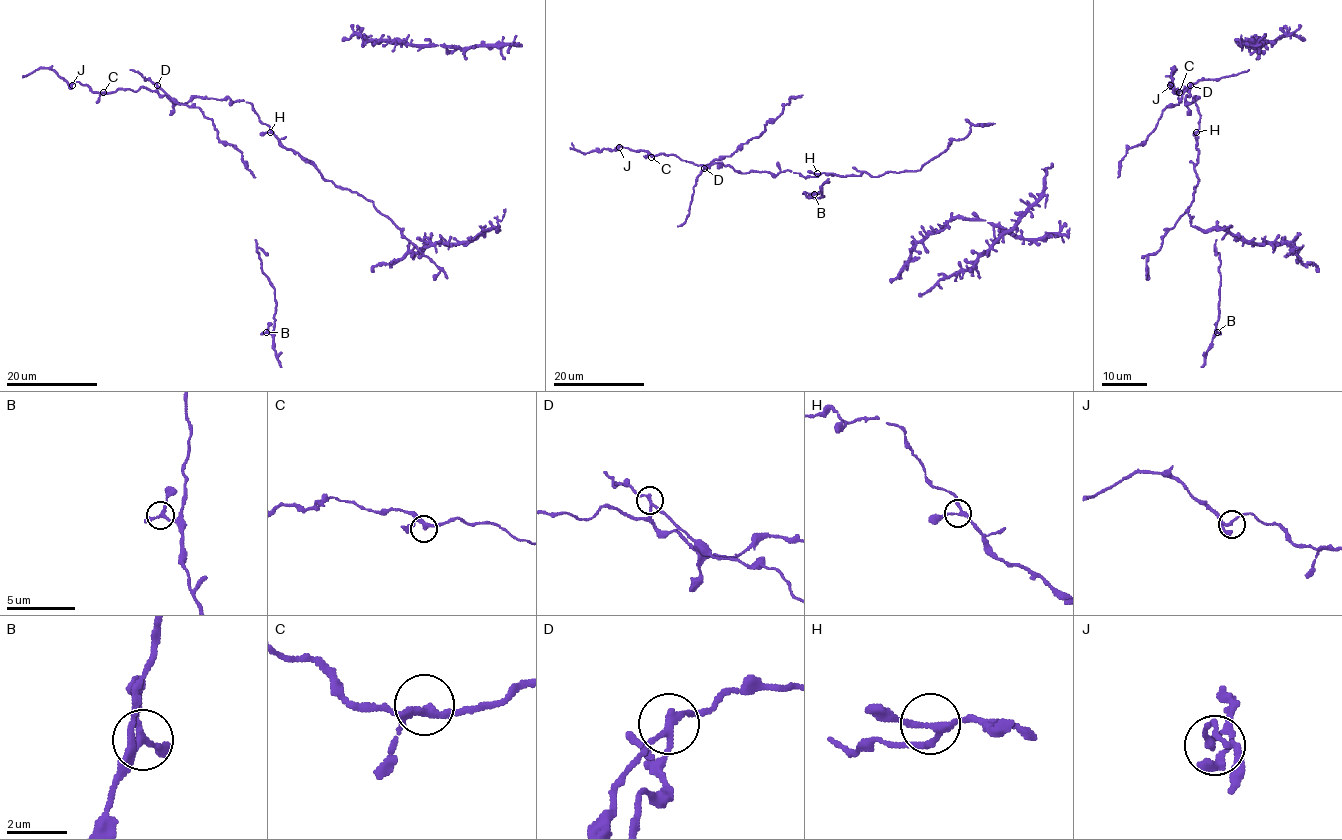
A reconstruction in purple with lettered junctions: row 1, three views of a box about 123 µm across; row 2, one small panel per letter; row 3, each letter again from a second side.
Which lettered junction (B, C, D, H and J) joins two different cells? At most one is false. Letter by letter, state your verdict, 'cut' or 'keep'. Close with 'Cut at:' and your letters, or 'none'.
B: keep
C: keep
D: cut
H: keep
J: keep
Cut at: D

